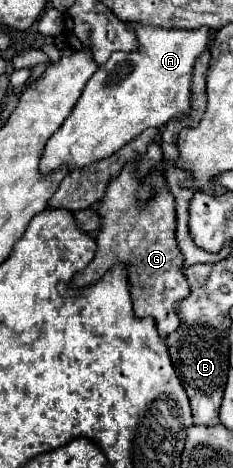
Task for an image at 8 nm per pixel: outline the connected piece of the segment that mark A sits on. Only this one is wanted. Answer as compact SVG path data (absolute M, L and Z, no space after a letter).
M134 25L134 33L138 39L138 47L130 53L114 53L86 83L76 107L72 109L70 117L62 123L58 133L50 137L46 143L44 155L42 155L42 171L50 173L52 169L68 163L70 171L90 165L92 161L110 157L114 151L124 147L130 139L140 135L148 127L162 127L166 121L180 113L190 113L190 97L192 97L192 71L194 63L202 53L210 49L210 29L198 27L198 29L158 29L148 25Z

